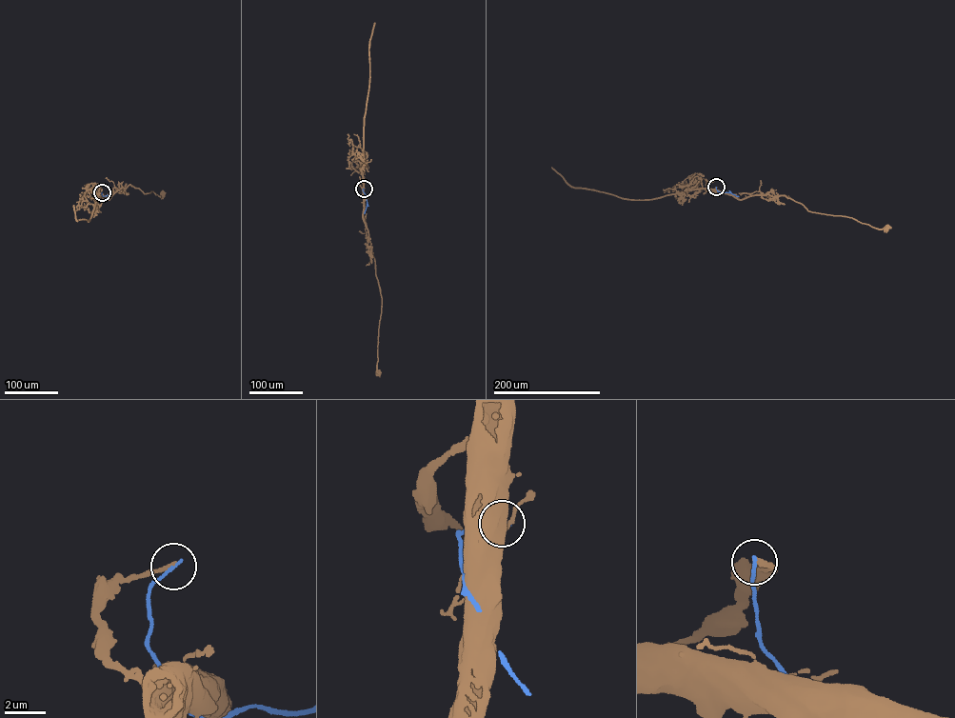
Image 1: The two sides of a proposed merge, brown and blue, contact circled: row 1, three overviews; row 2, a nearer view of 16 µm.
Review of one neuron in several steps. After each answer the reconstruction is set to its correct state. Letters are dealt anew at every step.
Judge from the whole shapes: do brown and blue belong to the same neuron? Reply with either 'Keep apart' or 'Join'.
Keep apart

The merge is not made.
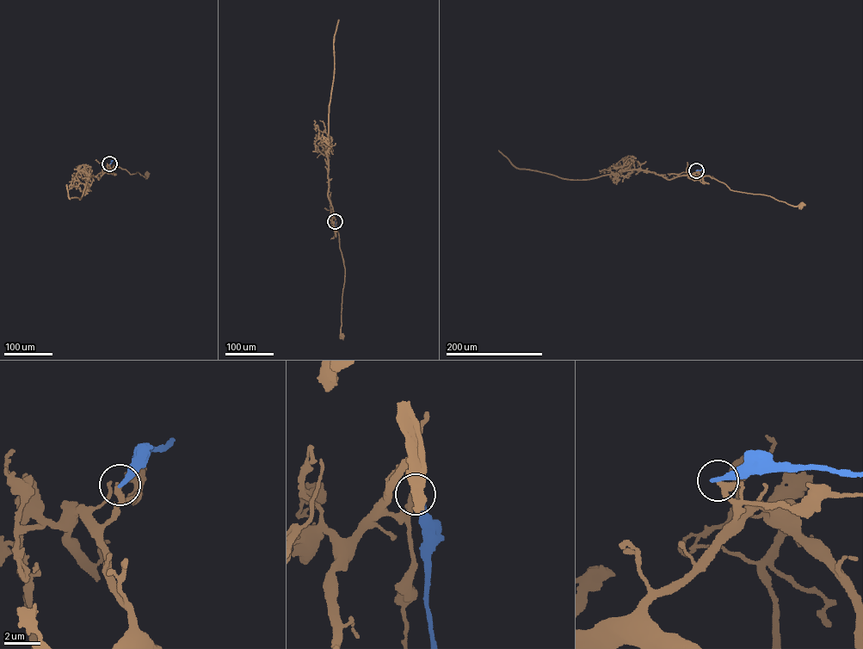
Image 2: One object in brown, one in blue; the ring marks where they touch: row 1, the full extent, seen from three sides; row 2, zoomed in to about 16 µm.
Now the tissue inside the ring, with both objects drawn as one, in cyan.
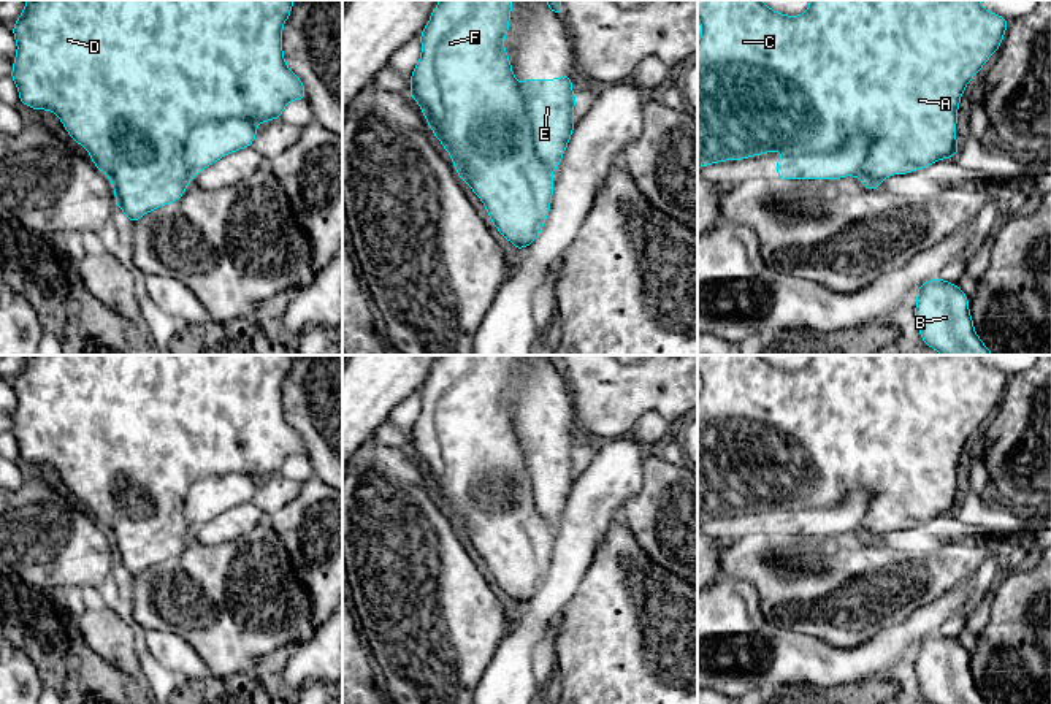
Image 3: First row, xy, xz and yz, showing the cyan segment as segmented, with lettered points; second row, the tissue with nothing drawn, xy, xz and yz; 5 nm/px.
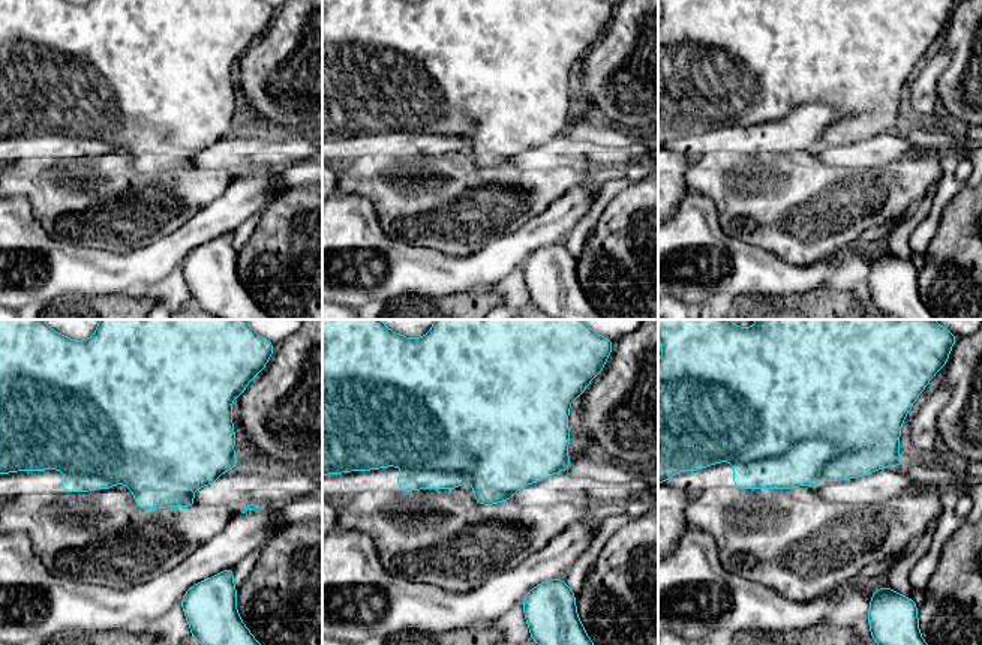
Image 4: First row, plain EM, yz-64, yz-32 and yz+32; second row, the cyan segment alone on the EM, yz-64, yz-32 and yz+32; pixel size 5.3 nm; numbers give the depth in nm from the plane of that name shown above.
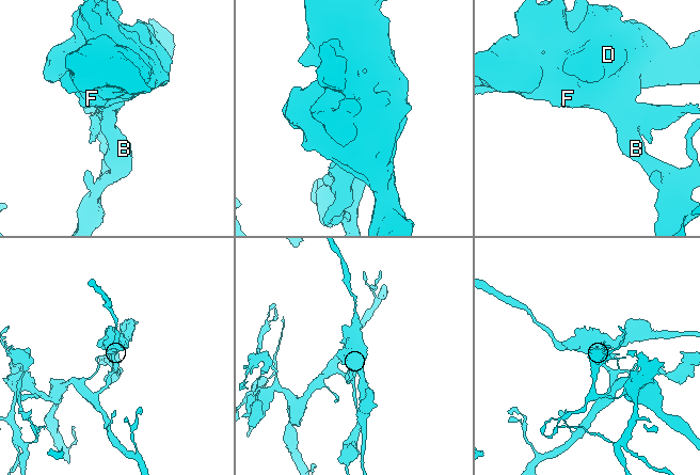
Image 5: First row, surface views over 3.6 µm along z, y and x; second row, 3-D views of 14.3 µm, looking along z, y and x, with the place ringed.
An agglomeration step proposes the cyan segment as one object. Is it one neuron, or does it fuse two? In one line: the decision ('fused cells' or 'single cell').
fused cells

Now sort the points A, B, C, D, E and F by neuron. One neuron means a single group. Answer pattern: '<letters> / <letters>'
A B C D F / E

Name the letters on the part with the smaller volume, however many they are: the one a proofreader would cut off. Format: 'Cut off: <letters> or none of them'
Cut off: E

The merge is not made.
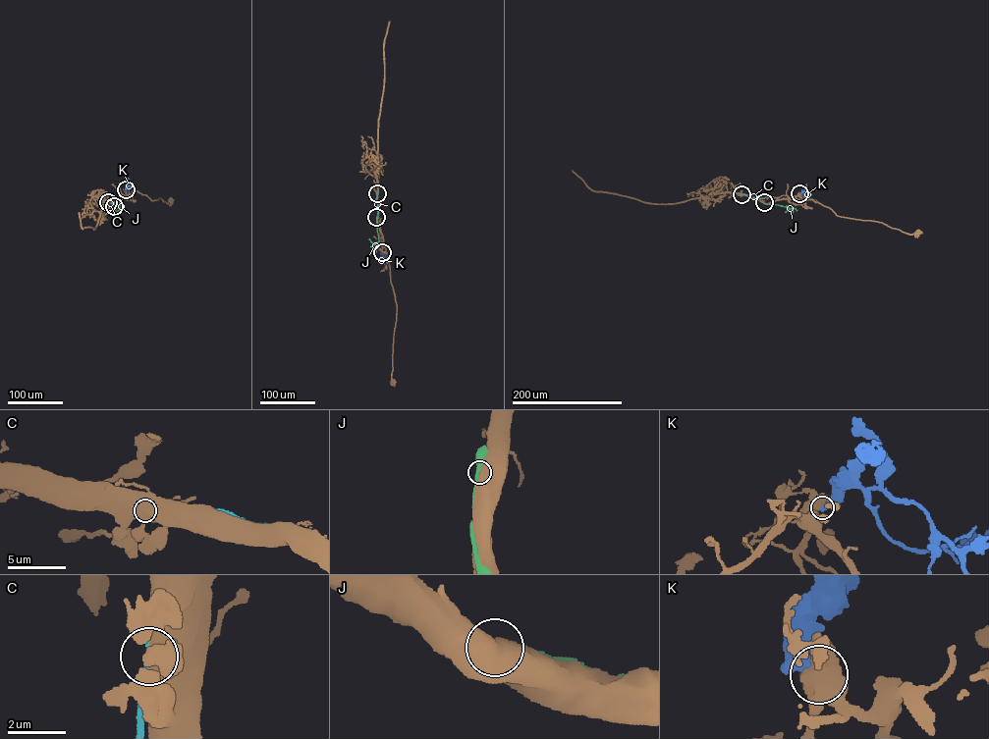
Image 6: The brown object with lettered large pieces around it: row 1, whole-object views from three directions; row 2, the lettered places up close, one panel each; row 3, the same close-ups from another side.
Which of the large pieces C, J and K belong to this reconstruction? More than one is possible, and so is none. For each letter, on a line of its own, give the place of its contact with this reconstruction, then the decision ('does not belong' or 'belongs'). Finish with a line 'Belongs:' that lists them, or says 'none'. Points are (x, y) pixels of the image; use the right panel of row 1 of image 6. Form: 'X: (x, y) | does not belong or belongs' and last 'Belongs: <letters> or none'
C: (741, 194) | does not belong
J: (764, 202) | does not belong
K: (799, 193) | belongs
Belongs: K

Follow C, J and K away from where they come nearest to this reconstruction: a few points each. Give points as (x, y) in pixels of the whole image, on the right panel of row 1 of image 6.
C: (741, 194), (764, 198)
J: (764, 203), (788, 205), (793, 209), (792, 213)
K: (799, 193), (811, 194)

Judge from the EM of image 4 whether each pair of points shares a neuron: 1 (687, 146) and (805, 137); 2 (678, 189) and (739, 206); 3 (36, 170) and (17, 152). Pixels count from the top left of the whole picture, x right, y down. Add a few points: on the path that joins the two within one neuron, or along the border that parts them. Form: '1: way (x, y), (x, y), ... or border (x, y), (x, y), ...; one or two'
1: way (717, 140), (775, 137); one
2: border (693, 164), (687, 171), (687, 191); two
3: border (24, 156), (15, 161); two

